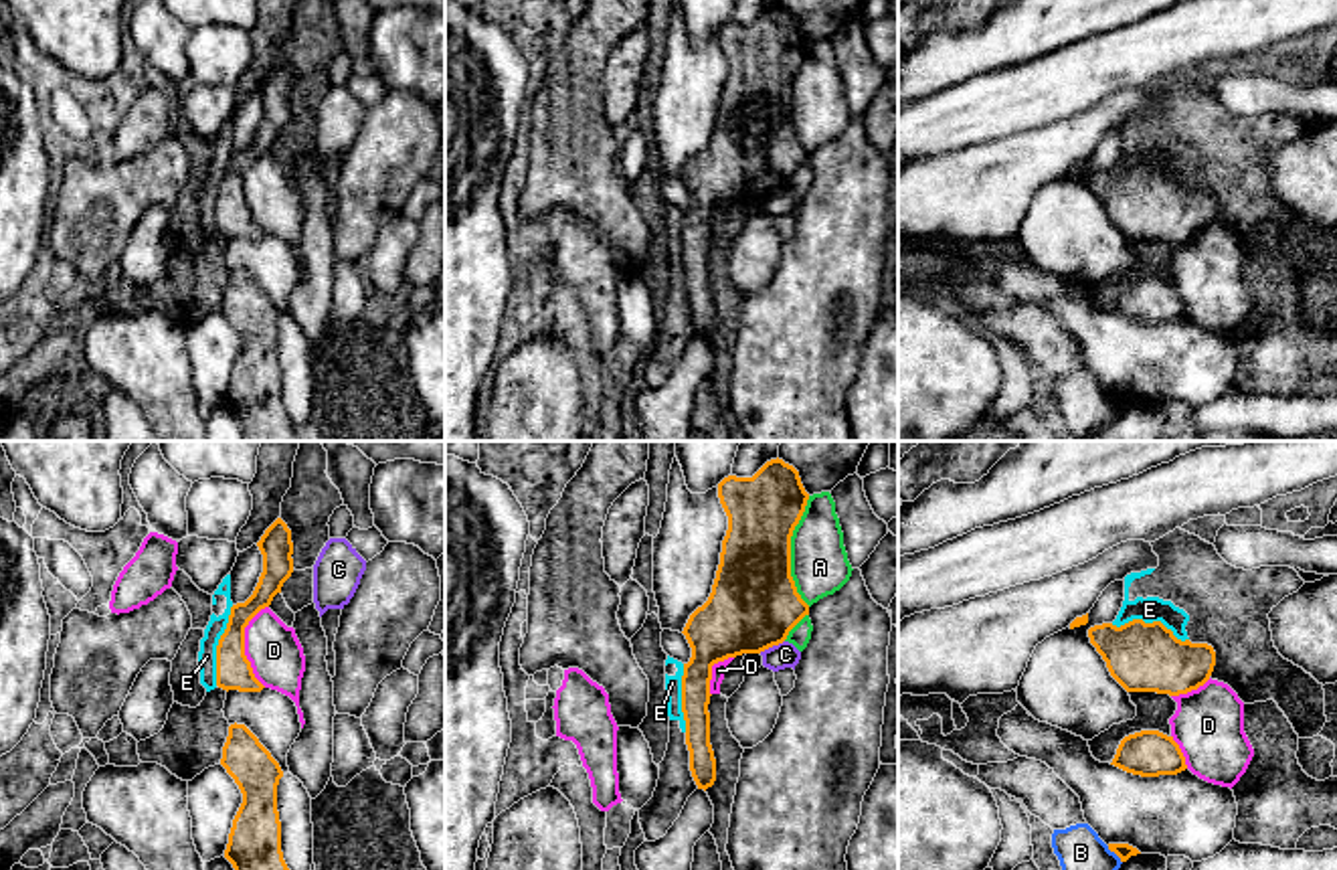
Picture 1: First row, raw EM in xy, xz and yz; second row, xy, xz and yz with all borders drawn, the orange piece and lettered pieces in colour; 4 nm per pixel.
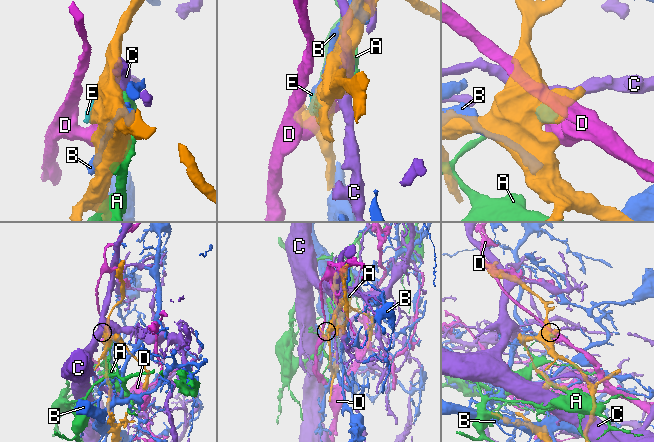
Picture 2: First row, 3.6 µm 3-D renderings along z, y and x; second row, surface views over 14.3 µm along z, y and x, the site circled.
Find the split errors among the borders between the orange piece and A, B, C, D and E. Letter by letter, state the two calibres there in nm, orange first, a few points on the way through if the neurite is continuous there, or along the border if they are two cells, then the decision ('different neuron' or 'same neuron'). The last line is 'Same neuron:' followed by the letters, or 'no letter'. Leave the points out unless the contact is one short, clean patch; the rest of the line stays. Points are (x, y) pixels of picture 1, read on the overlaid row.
A: 340/240 nm | different neuron
B: 60/180 nm | different neuron
C: 360/100 nm | different neuron
D: 140/220 nm | different neuron
E: 140/80 nm | different neuron
Same neuron: no letter

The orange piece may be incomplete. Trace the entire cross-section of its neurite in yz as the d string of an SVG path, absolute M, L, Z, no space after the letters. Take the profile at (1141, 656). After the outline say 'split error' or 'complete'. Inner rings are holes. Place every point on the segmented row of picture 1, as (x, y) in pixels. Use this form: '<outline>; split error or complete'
M1161 621L1102 623L1090 627L1088 637L1127 692L1187 694L1204 686L1216 666L1212 645L1181 641Z; complete

